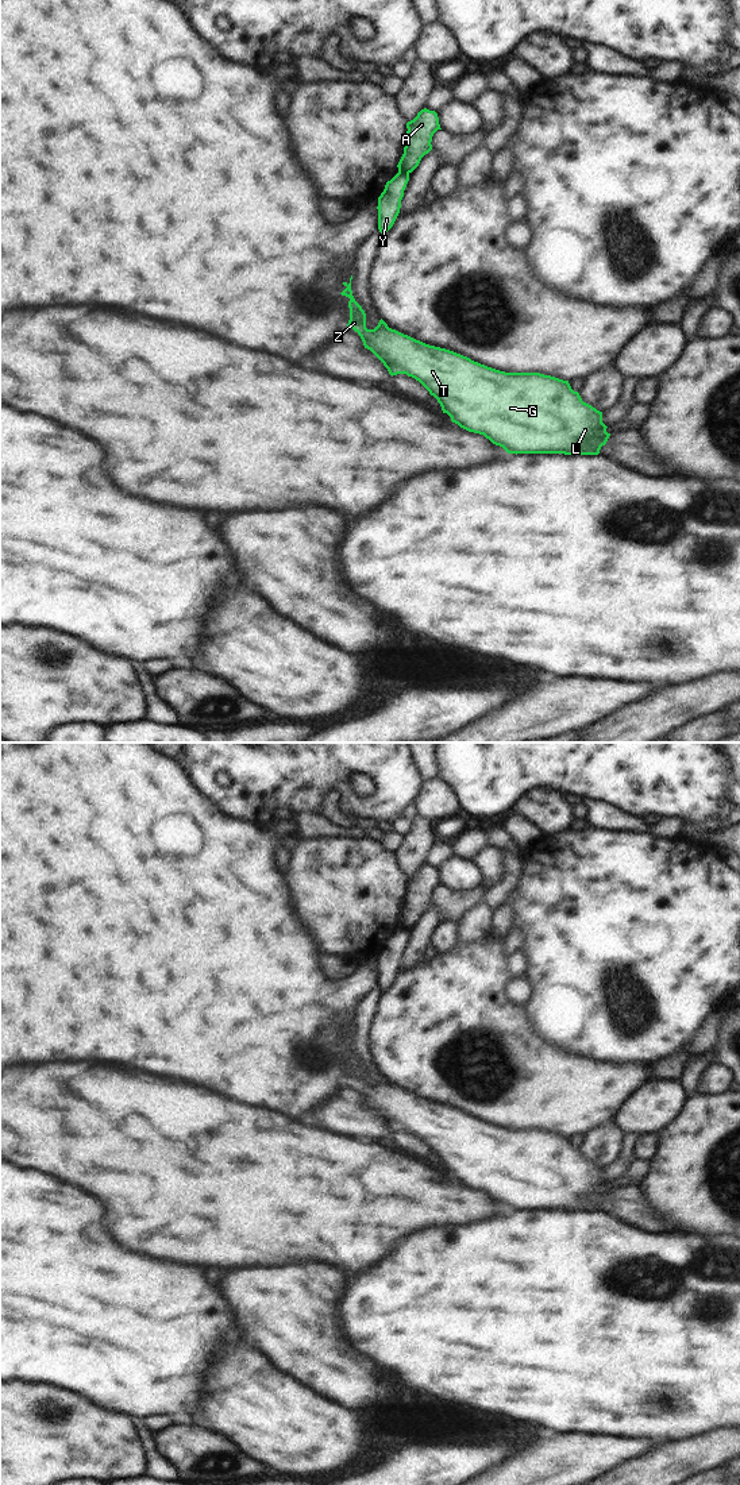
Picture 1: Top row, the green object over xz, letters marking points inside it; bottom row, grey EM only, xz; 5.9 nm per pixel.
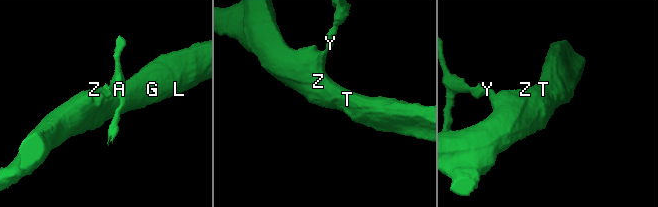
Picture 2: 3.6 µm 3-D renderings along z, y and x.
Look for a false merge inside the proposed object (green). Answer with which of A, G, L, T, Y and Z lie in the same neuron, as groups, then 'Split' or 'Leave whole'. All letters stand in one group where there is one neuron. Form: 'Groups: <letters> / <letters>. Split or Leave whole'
Groups: A / G L T Y Z. Split.

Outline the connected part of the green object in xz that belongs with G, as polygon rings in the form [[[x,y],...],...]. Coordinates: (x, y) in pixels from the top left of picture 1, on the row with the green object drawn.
[[[351,279],[350,282],[343,282],[346,289],[340,293],[342,296],[346,296],[350,298],[348,308],[350,308],[350,320],[347,327],[352,328],[362,339],[365,348],[370,350],[388,369],[389,374],[397,375],[397,374],[406,374],[408,377],[415,378],[419,381],[431,396],[433,396],[438,402],[442,406],[443,413],[447,413],[451,417],[451,421],[458,424],[460,428],[483,435],[486,439],[489,439],[493,444],[502,447],[508,454],[564,454],[564,455],[598,455],[602,446],[606,444],[610,433],[606,432],[606,425],[602,423],[602,412],[597,410],[591,405],[582,401],[578,392],[574,392],[569,383],[569,381],[563,381],[551,375],[544,375],[540,373],[505,373],[500,371],[492,367],[487,367],[485,364],[481,364],[478,362],[471,360],[467,356],[463,356],[460,354],[456,354],[454,351],[435,347],[425,344],[420,340],[416,340],[408,335],[404,335],[396,329],[392,329],[388,327],[388,324],[381,319],[378,325],[374,329],[366,328],[366,313],[362,309],[362,306],[355,301],[351,290]]]

